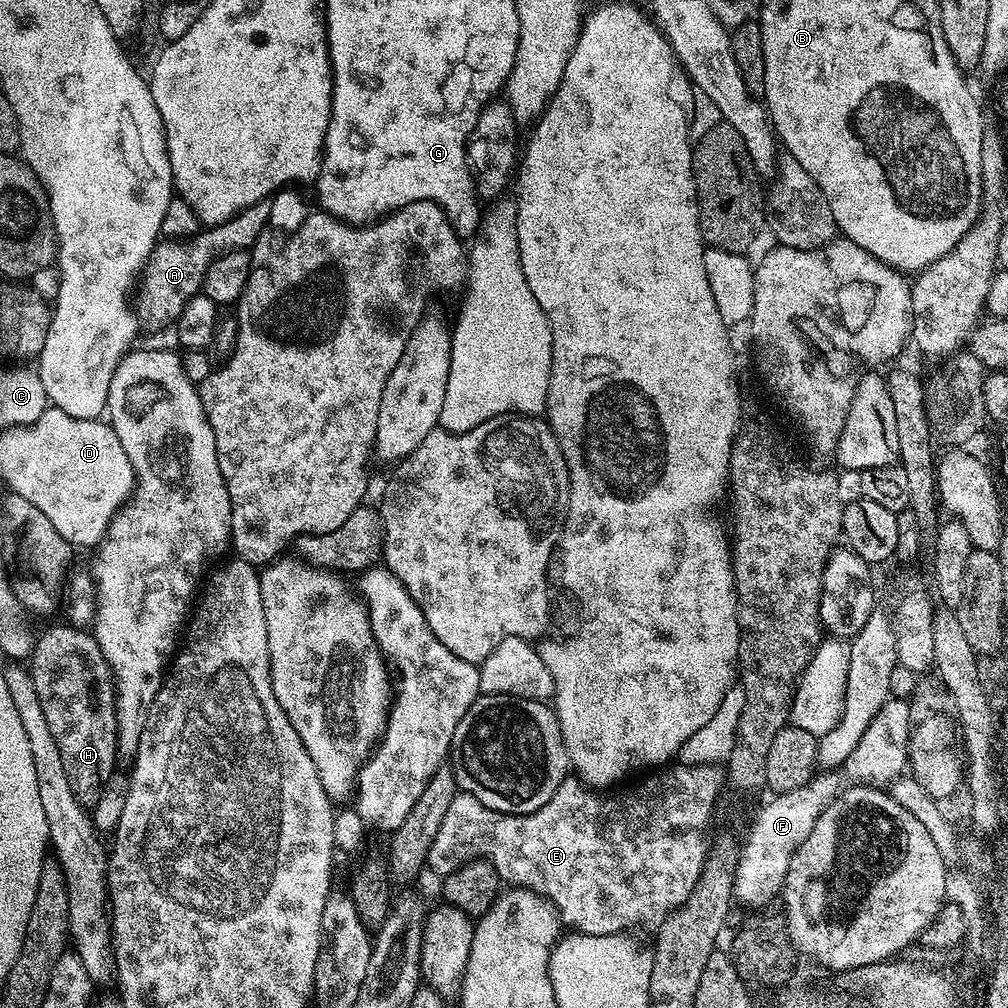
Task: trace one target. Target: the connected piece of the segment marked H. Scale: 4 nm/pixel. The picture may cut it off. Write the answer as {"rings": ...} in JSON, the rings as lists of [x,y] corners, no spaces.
{"rings":[[[56,624],[37,635],[30,671],[50,734],[54,734],[58,745],[70,790],[74,790],[74,798],[78,798],[85,810],[92,810],[103,798],[104,780],[111,778],[118,761],[116,685],[95,635],[83,627],[68,624]]]}

